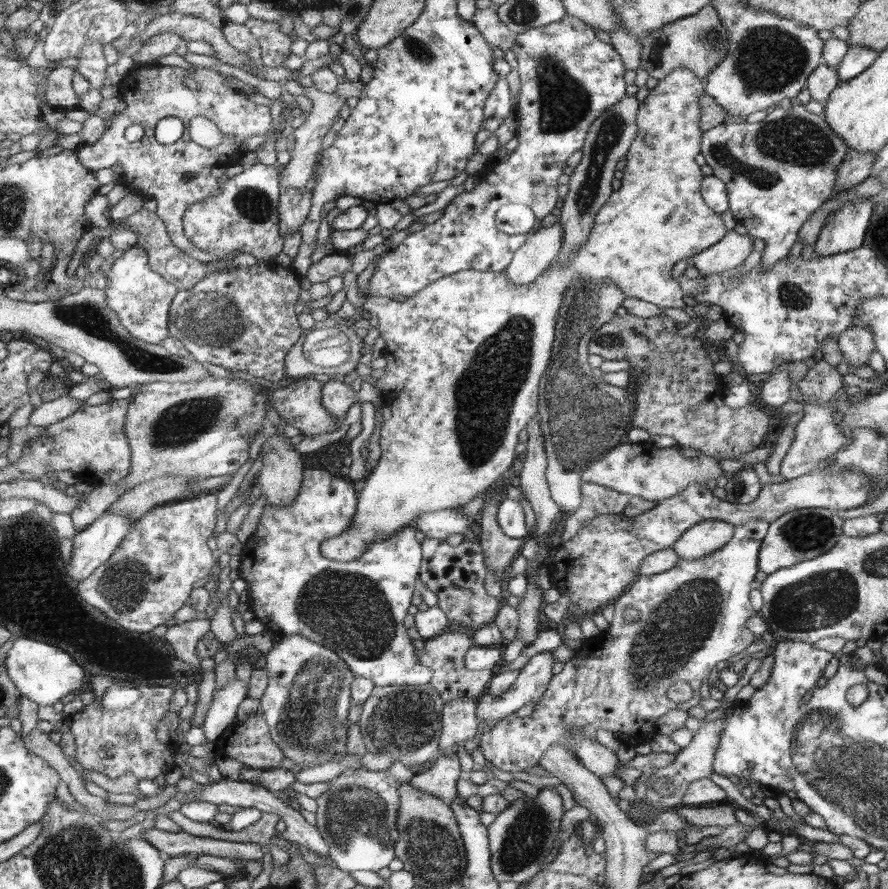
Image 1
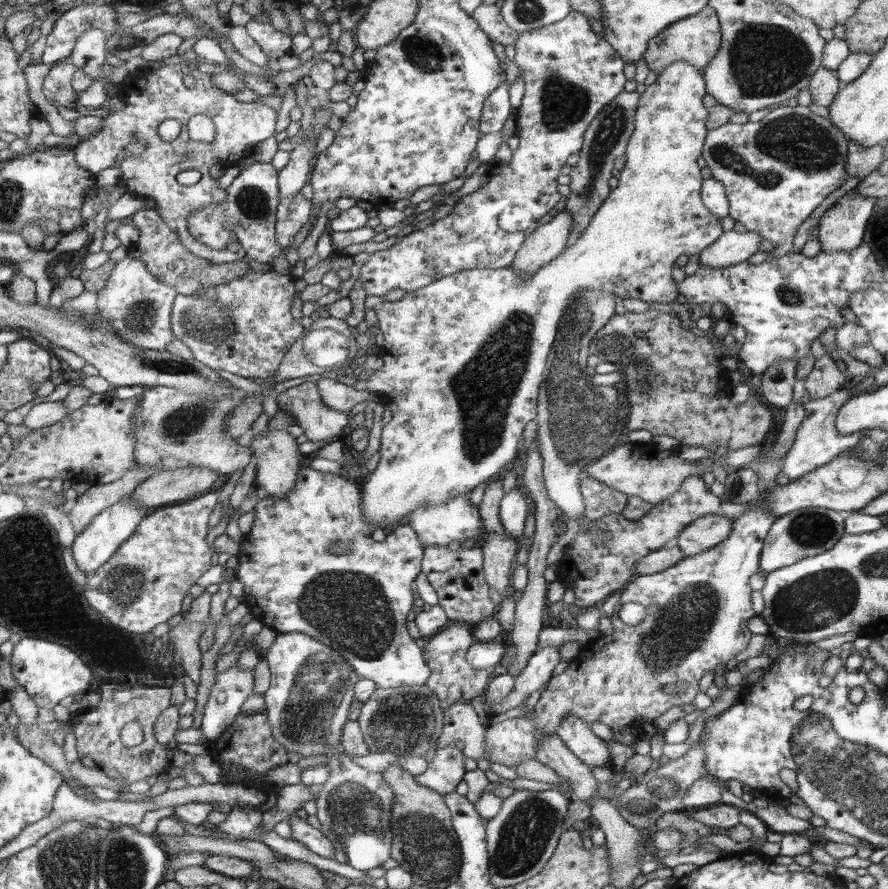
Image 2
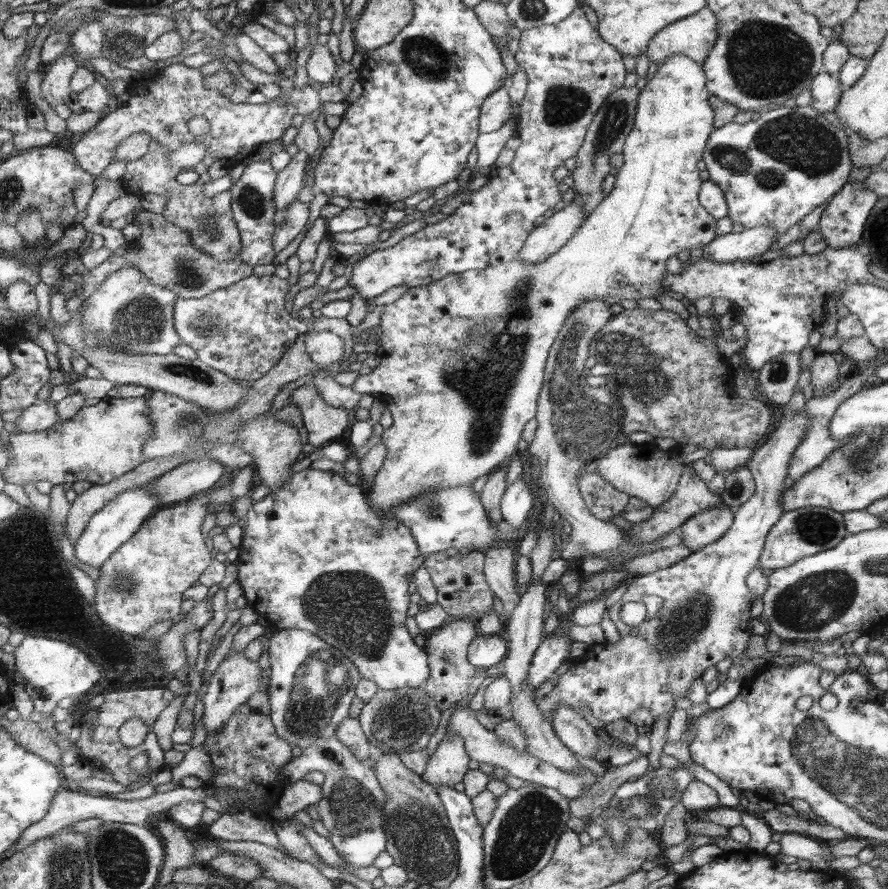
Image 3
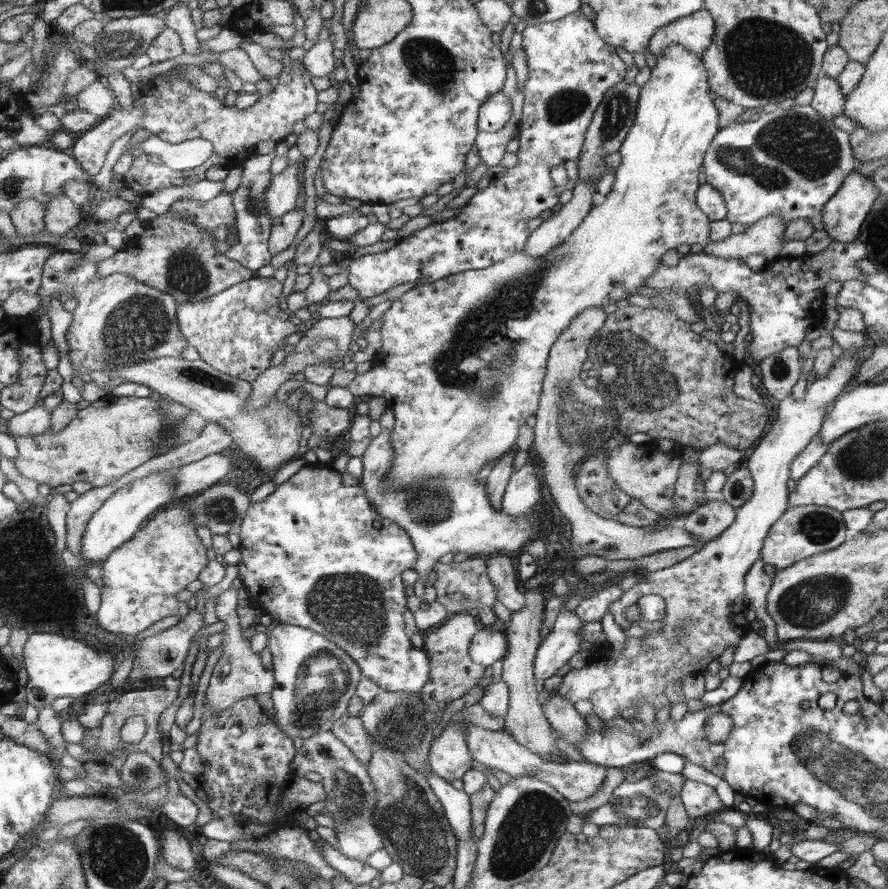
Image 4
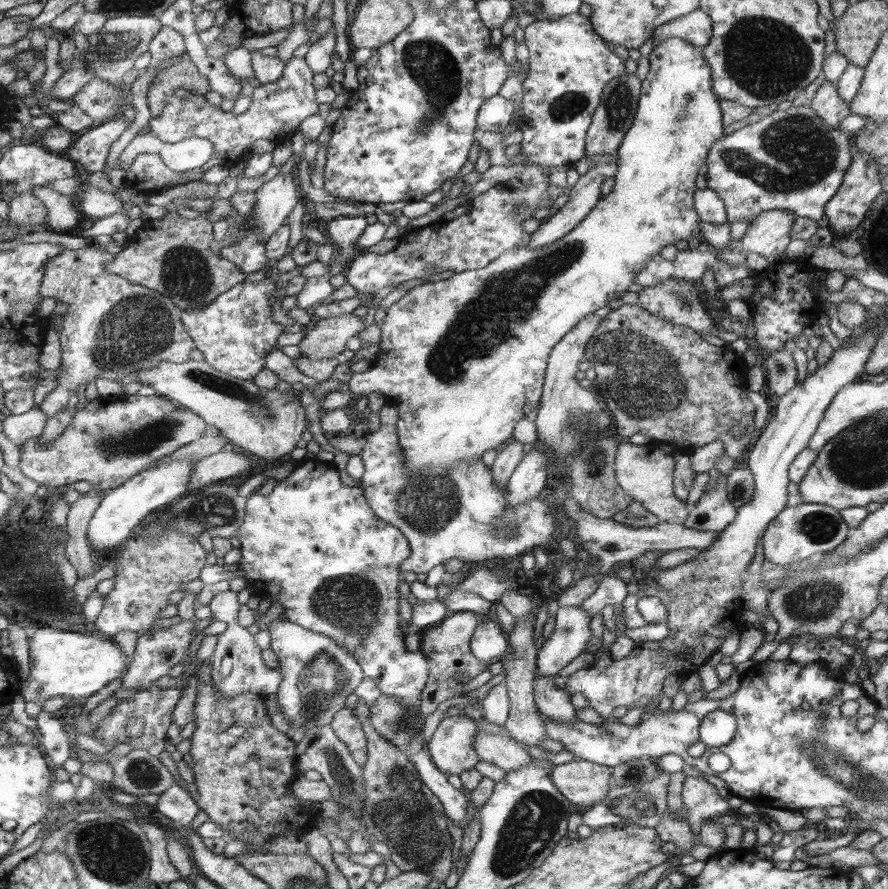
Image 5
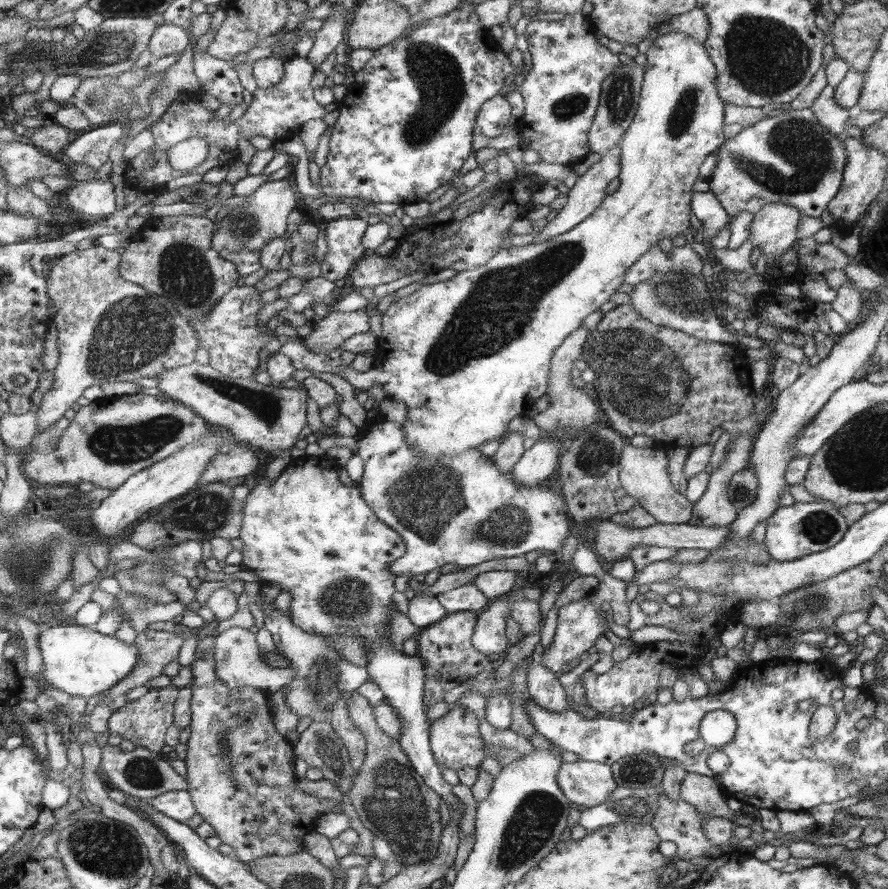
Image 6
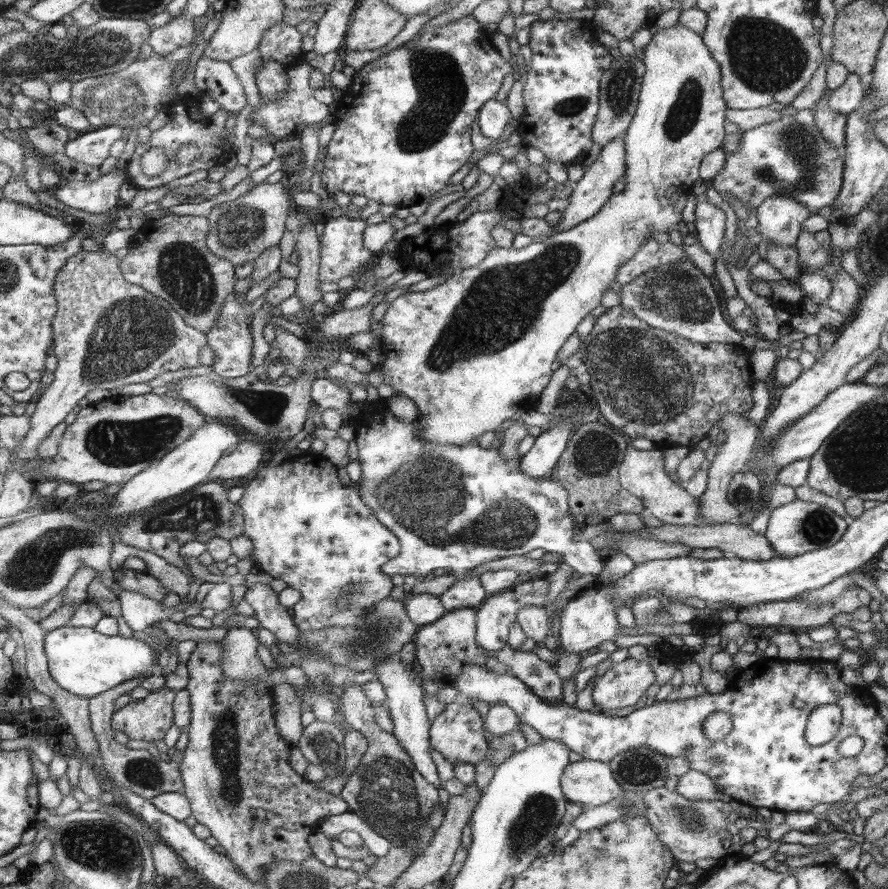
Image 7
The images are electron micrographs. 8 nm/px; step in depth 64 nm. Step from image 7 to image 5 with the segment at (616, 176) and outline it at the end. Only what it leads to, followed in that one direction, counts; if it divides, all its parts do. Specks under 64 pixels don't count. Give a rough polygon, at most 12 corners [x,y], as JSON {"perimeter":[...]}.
{"perimeter":[[598,163],[570,187],[566,204],[530,234],[542,248],[575,230],[603,198],[617,164]]}

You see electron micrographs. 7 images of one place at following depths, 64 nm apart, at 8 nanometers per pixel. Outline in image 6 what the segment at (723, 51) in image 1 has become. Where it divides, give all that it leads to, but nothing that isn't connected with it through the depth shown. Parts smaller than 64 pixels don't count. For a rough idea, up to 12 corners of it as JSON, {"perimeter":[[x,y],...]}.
{"perimeter":[[699,7],[657,28],[659,35],[684,32],[704,44],[710,18]]}

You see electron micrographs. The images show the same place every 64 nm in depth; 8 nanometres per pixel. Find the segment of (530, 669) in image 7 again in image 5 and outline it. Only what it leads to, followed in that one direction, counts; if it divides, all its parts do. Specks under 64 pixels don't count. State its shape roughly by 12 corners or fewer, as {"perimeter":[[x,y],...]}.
{"perimeter":[[536,673],[537,706],[552,722],[573,722],[571,697]]}

